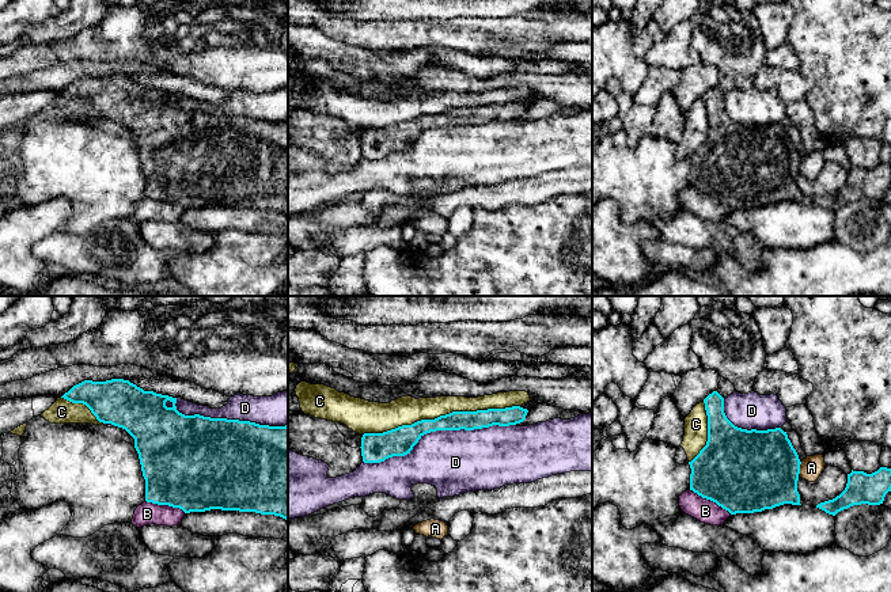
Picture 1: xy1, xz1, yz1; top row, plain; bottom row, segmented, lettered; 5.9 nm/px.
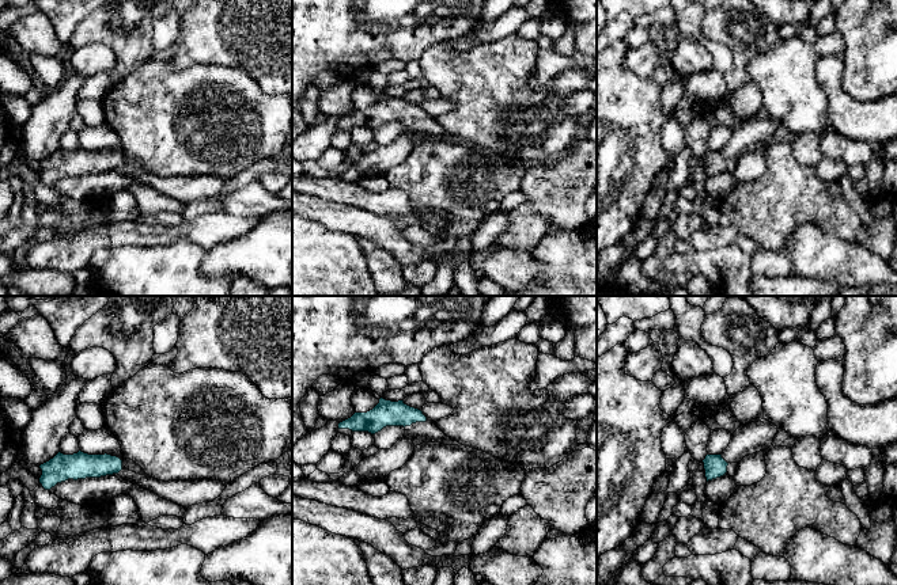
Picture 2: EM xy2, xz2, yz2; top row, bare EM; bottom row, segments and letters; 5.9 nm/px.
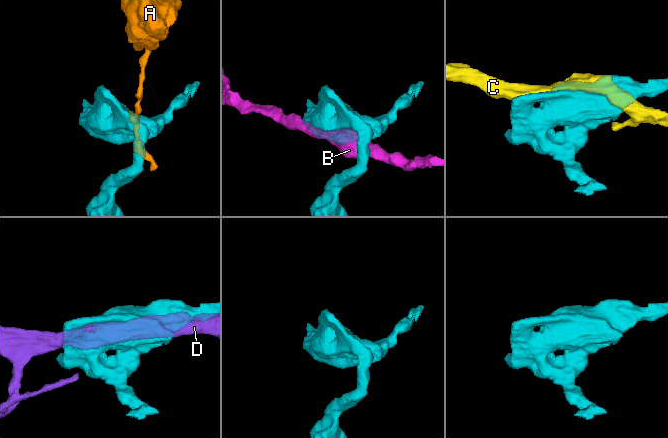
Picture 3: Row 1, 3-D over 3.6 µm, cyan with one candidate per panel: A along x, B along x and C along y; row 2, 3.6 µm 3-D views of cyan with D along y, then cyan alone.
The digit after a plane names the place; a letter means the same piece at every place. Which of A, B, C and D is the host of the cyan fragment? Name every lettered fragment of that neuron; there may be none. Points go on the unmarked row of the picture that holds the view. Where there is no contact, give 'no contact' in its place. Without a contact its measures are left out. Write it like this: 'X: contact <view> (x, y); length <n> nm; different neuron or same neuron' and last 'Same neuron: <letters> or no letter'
A: contact yz1 (799, 163); length 80 nm; different neuron
B: contact yz1 (711, 196); length 280 nm; different neuron
C: contact xz1 (440, 112); length 950 nm; different neuron
D: contact xz1 (438, 125); length 950 nm; different neuron
Same neuron: no letter

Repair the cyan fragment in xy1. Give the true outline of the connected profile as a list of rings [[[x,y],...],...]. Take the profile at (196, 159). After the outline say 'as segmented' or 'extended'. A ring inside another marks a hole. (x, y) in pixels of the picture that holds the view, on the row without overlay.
[[[111,75],[106,77],[84,76],[73,81],[61,94],[72,99],[86,100],[99,118],[111,119],[114,122],[125,125],[134,134],[134,144],[139,149],[143,172],[145,175],[145,197],[179,204],[185,209],[205,208],[211,205],[221,206],[239,206],[239,208],[255,208],[261,210],[274,210],[288,217],[288,121],[285,122],[269,122],[259,121],[250,117],[227,115],[227,114],[211,114],[200,110],[185,111],[177,106],[177,94],[156,90],[153,87],[144,87],[129,76]]] | as segmented

